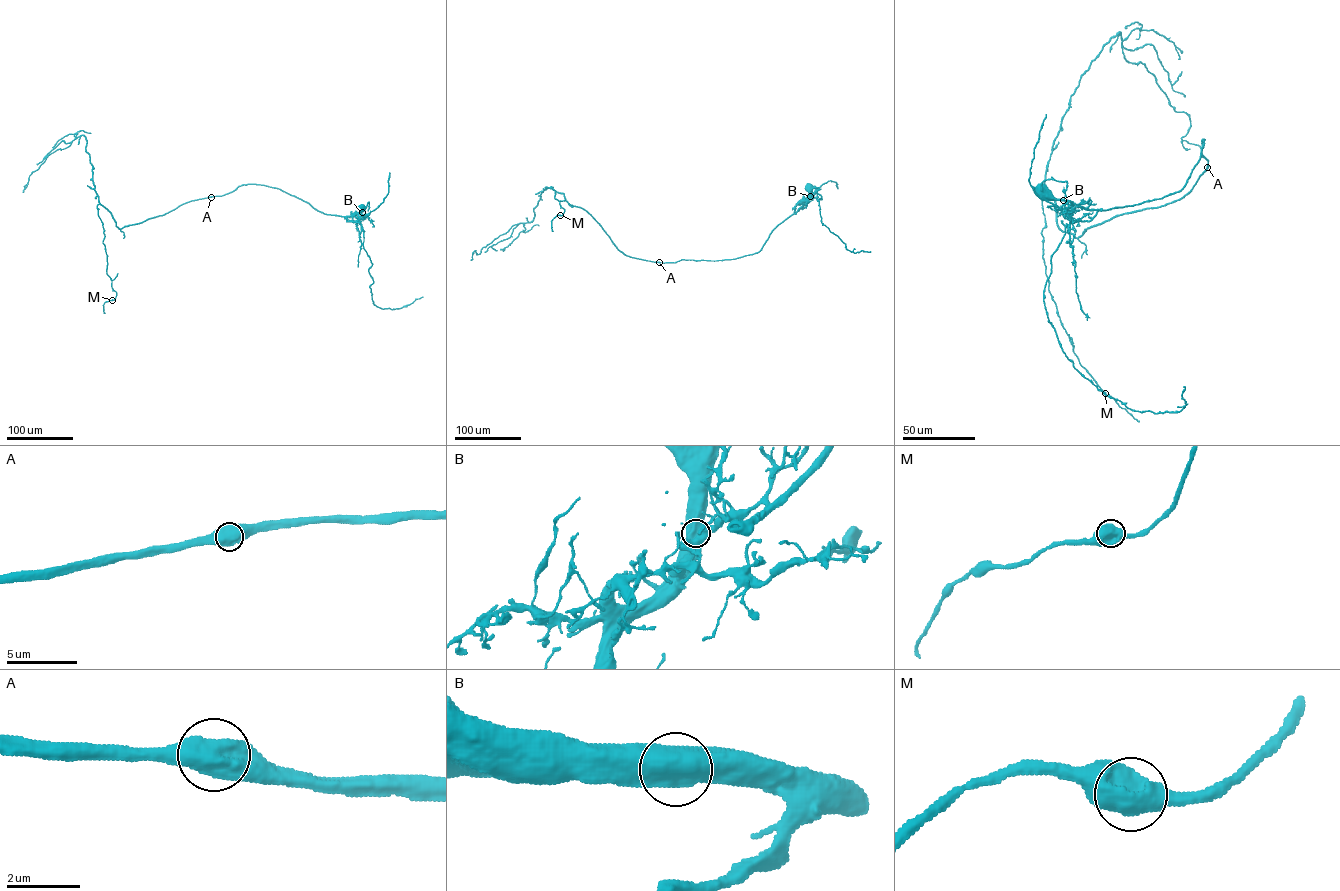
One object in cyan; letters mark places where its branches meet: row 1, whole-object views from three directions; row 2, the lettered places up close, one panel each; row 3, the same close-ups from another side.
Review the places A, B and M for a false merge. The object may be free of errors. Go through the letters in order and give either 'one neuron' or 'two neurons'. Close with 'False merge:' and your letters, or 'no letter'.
A: one neuron
B: one neuron
M: one neuron
False merge: no letter

